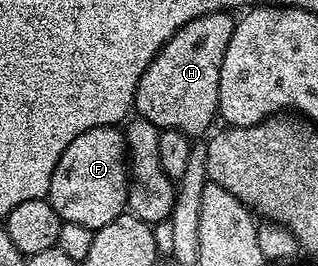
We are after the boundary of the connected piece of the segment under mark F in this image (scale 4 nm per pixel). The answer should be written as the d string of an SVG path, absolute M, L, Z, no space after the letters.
M119 127L95 128L78 134L58 158L54 178L46 197L61 221L78 222L93 230L114 222L125 215L128 202L128 162L124 146L124 133Z

